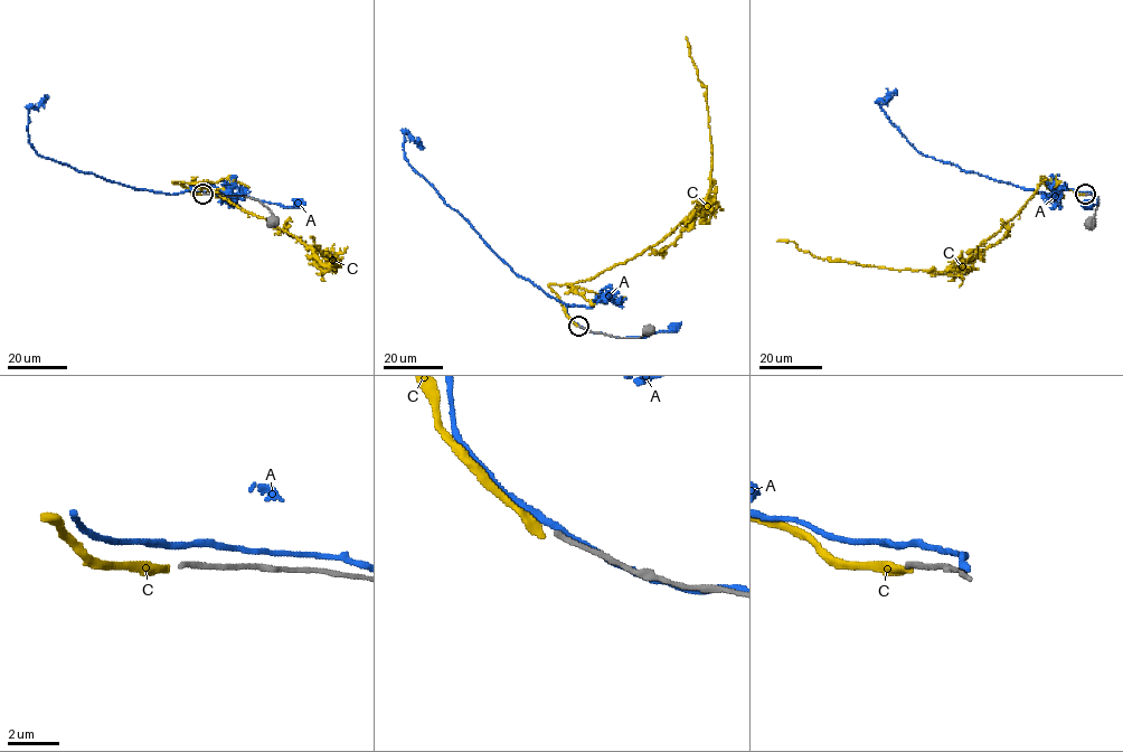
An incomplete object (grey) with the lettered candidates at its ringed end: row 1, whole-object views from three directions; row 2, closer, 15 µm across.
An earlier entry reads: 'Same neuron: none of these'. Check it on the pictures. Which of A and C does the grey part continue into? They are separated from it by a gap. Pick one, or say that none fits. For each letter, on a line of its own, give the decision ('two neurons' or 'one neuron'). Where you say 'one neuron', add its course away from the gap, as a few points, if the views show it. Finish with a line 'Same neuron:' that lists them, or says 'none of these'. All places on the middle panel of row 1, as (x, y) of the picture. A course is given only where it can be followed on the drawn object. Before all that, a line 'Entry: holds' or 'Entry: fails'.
Entry: holds
A: two neurons
C: two neurons
Same neuron: none of these

